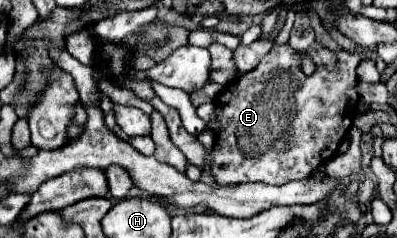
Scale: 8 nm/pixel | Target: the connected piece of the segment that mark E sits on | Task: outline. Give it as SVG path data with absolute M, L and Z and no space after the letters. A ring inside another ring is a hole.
M314 42L308 50L298 52L284 46L274 46L260 64L230 82L216 98L216 118L220 130L216 132L216 144L210 152L210 174L218 186L242 184L242 182L266 182L272 186L282 186L290 180L310 178L312 172L336 156L340 142L346 138L348 130L358 116L360 96L356 92L358 76L356 66L360 64L360 54L356 52L334 52L320 42ZM306 54L316 64L312 76L304 76L300 56Z

